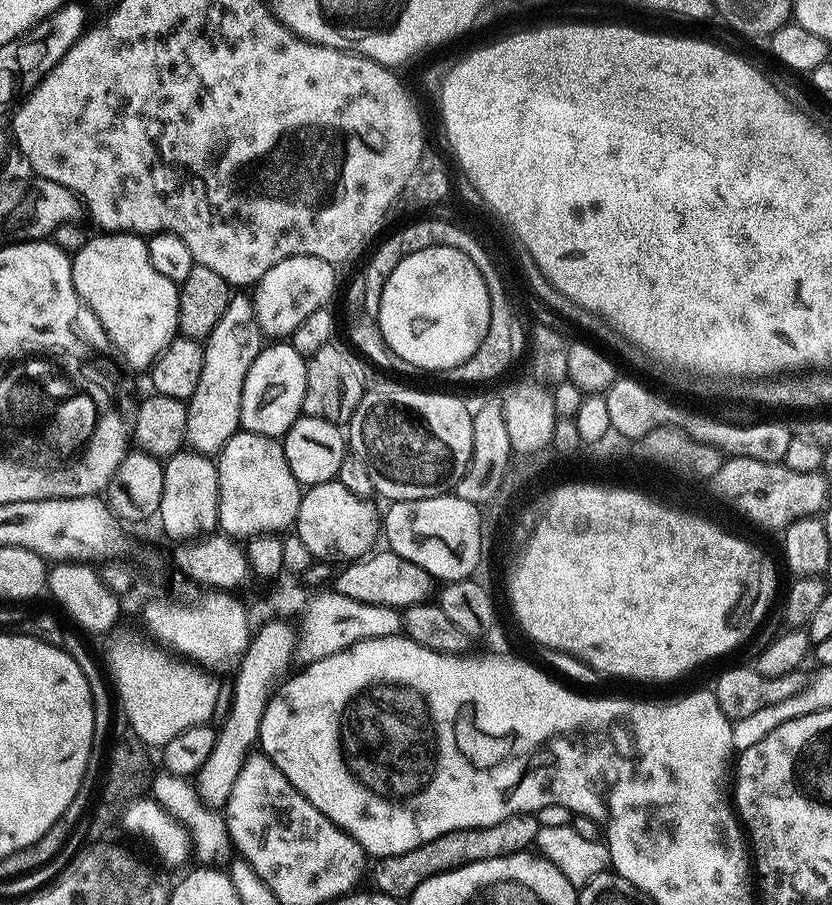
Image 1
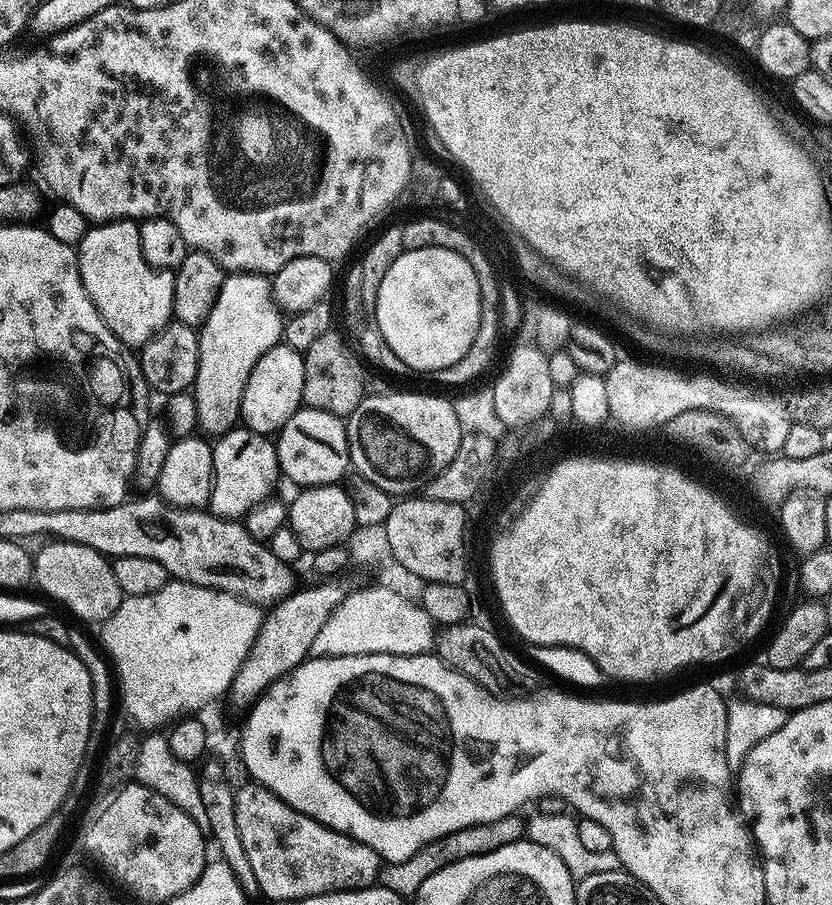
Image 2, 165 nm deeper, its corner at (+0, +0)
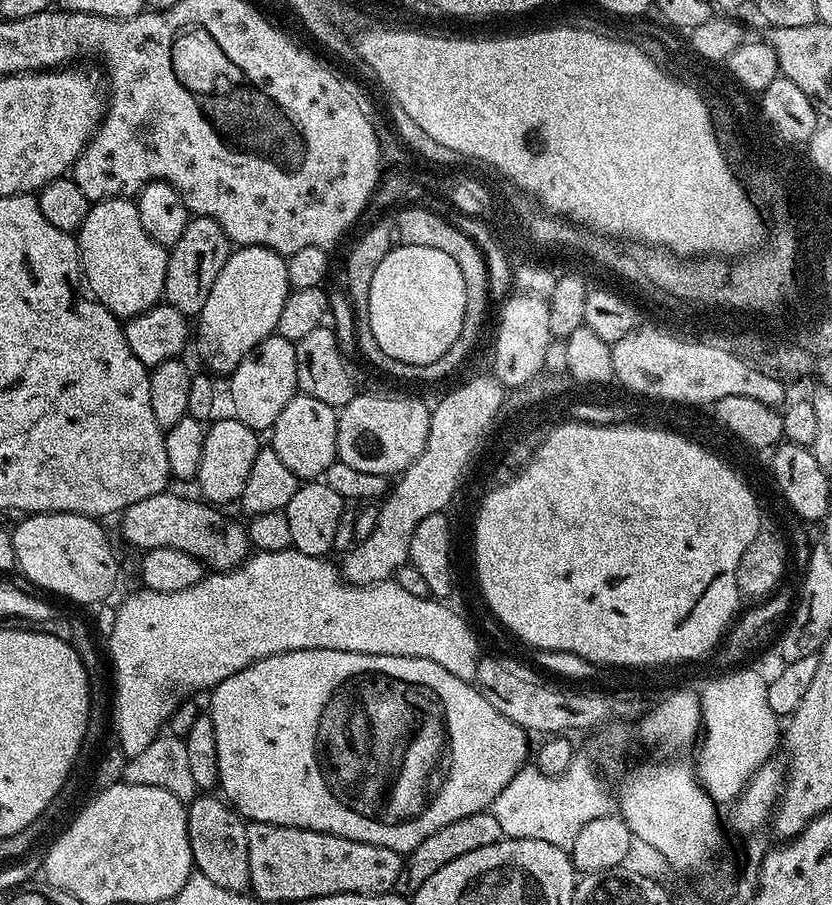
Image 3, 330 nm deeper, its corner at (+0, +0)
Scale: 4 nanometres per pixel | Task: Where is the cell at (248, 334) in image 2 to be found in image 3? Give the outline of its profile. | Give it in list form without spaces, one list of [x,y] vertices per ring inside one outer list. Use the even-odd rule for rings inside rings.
[[[262,246],[237,247],[226,266],[222,266],[222,274],[218,274],[214,281],[210,298],[206,298],[206,306],[202,306],[194,324],[194,348],[196,344],[205,366],[209,368],[205,369],[212,374],[231,374],[246,354],[275,333],[289,291],[285,257]]]

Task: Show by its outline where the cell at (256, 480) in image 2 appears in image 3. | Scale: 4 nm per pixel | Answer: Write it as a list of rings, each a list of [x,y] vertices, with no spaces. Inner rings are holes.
[[[229,418],[229,420],[213,419],[207,425],[202,446],[202,462],[200,463],[199,495],[213,506],[225,506],[231,502],[239,501],[250,475],[250,468],[254,465],[255,456],[262,447],[261,437],[250,426],[242,421]]]

